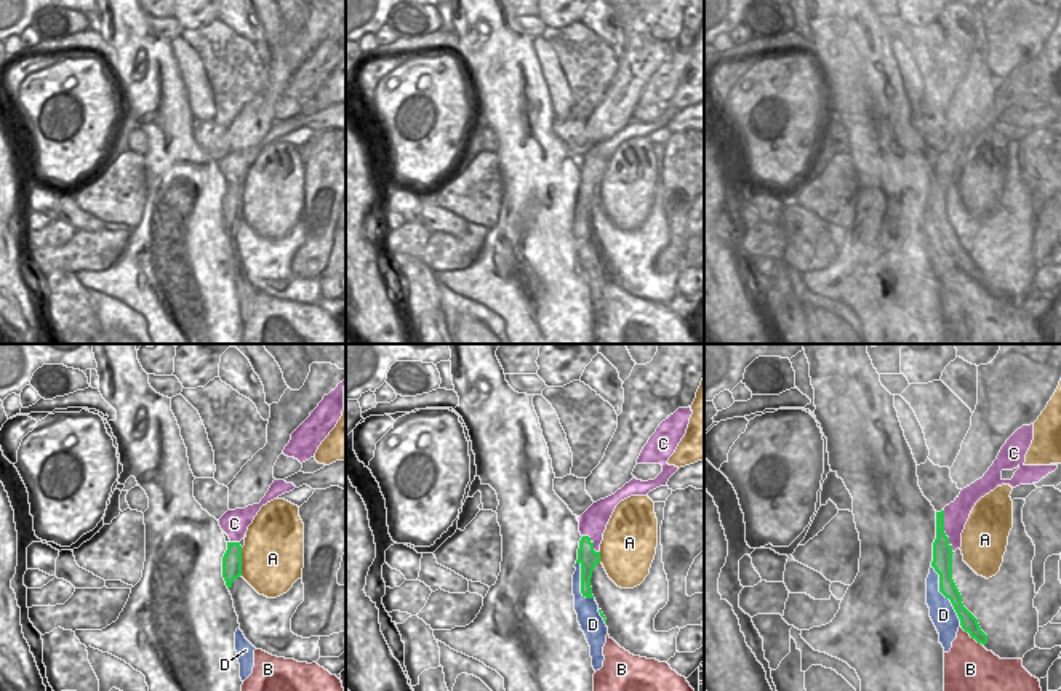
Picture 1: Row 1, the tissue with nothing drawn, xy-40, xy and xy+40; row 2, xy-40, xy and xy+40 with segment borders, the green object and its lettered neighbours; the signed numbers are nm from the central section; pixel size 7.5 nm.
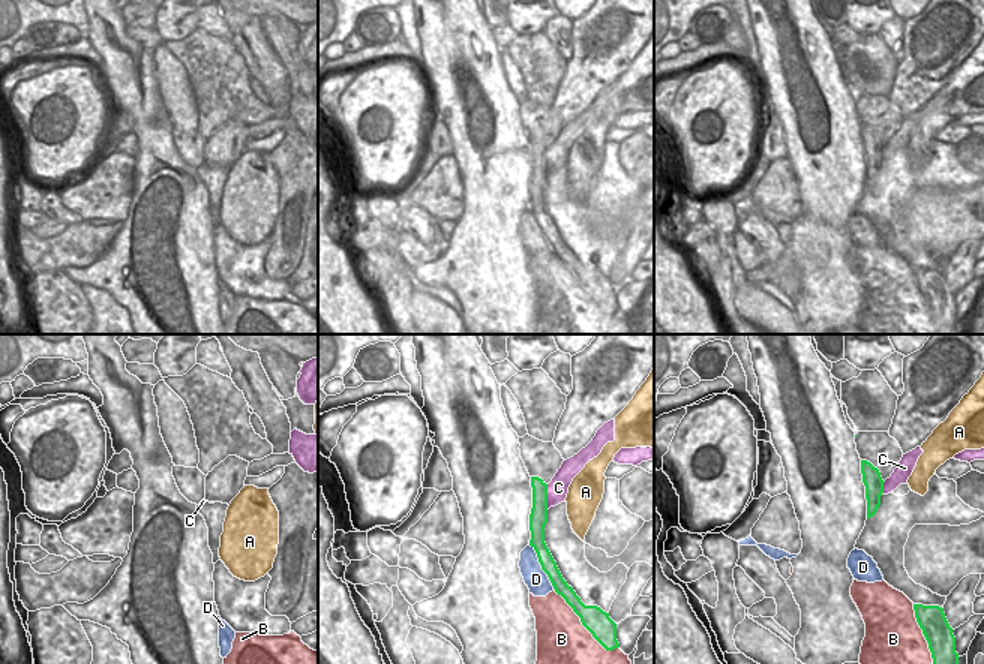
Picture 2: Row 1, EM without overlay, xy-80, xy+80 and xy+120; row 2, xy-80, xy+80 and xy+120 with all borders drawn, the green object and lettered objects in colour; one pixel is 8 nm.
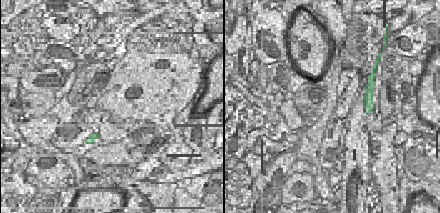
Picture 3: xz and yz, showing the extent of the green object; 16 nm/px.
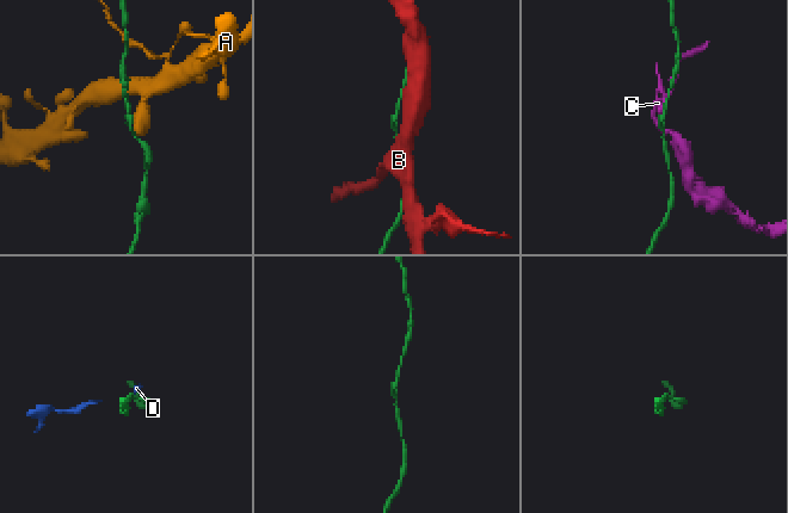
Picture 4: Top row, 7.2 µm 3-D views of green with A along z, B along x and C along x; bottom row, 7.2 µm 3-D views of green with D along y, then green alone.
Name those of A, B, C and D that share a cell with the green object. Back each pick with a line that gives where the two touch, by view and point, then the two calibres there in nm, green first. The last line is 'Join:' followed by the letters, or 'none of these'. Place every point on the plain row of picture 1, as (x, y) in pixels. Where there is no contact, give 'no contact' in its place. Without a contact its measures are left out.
Join: none of these

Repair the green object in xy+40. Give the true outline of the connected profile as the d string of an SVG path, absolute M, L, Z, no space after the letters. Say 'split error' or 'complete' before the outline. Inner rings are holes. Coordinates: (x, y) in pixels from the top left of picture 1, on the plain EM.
complete; M944 152L936 154L936 181L933 184L931 208L939 216L939 234L951 242L960 267L978 285L986 286L987 277L981 272L978 261L963 248L962 237L952 221L952 187L944 174Z

